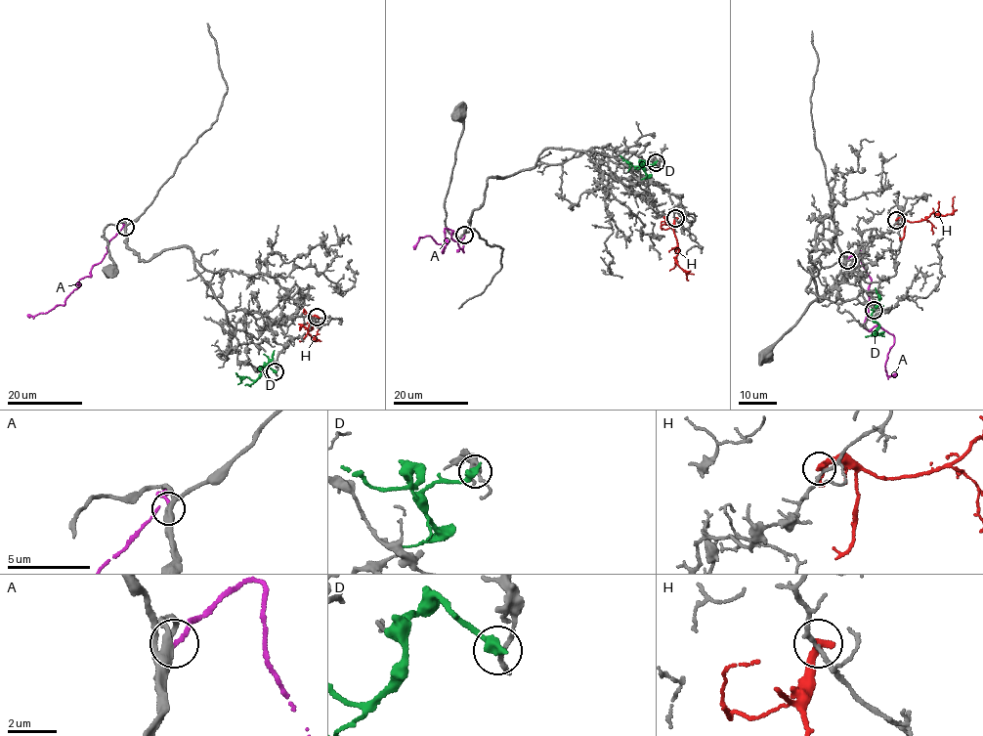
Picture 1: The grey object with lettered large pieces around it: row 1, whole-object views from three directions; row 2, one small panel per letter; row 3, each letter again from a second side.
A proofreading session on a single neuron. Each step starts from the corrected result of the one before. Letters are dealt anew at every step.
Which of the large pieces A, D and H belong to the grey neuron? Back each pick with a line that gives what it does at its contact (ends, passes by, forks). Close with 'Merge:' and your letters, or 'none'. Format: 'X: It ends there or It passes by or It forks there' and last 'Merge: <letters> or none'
Merge: none

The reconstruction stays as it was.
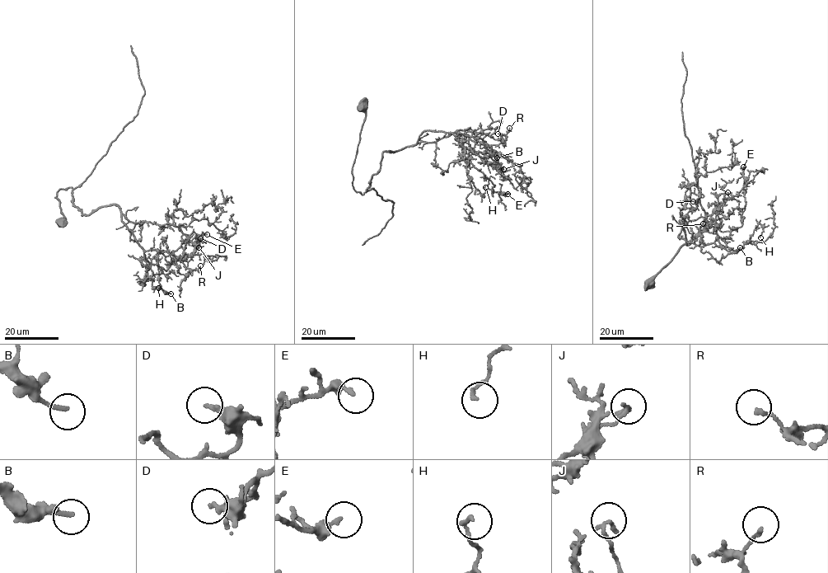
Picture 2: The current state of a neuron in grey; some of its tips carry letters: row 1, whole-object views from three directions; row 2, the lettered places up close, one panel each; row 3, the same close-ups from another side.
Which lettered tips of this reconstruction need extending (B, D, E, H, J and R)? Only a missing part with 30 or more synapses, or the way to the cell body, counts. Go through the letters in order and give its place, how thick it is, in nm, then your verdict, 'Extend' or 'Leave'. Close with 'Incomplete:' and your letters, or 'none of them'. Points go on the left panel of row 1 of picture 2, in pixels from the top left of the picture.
B: Place: (170, 293). Thickness 160 nm. Leave
D: Place: (200, 238). Thickness 200 nm. Leave
E: Place: (207, 234). Thickness 280 nm. Leave
H: Place: (158, 288). Thickness 160 nm. Leave
J: Place: (198, 247). Thickness 180 nm. Leave
R: Place: (200, 265). Thickness 140 nm. Leave
Incomplete: none of them

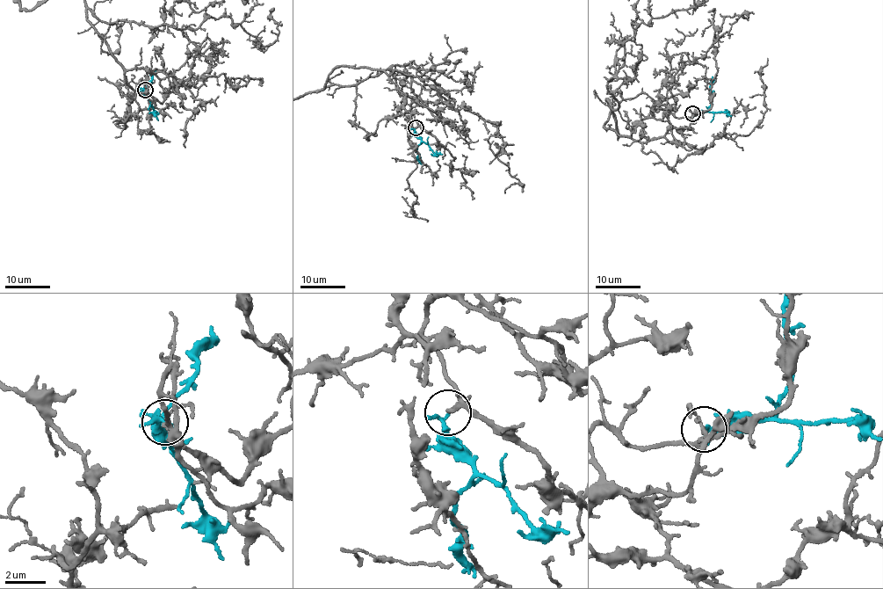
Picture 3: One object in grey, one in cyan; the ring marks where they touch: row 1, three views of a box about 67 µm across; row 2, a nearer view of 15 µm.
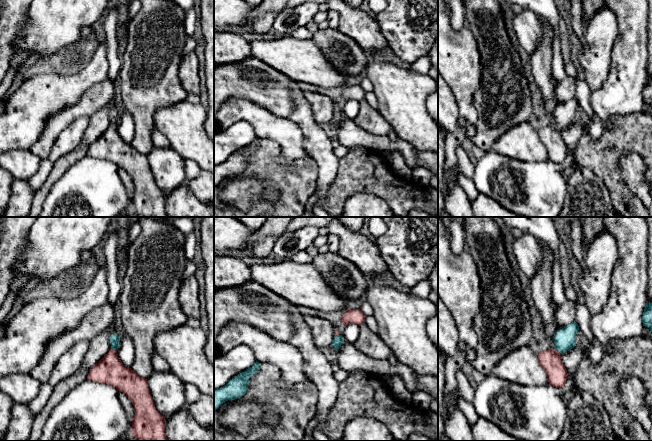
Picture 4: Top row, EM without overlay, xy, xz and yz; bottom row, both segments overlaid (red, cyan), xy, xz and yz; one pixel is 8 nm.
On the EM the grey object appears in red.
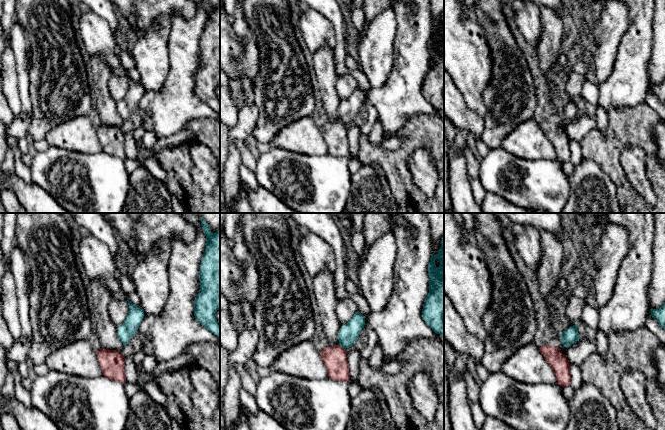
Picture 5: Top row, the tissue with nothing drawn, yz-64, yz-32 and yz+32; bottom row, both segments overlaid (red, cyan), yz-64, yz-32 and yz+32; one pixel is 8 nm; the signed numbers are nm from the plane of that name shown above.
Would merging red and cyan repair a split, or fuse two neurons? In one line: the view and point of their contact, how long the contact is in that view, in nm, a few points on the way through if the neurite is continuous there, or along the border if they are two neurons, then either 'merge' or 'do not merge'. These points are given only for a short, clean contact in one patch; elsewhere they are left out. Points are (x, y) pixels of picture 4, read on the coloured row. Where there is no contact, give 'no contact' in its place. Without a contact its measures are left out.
yz (558, 351) | 80 nm | across yz (551, 361), (558, 351), (564, 340) | merge

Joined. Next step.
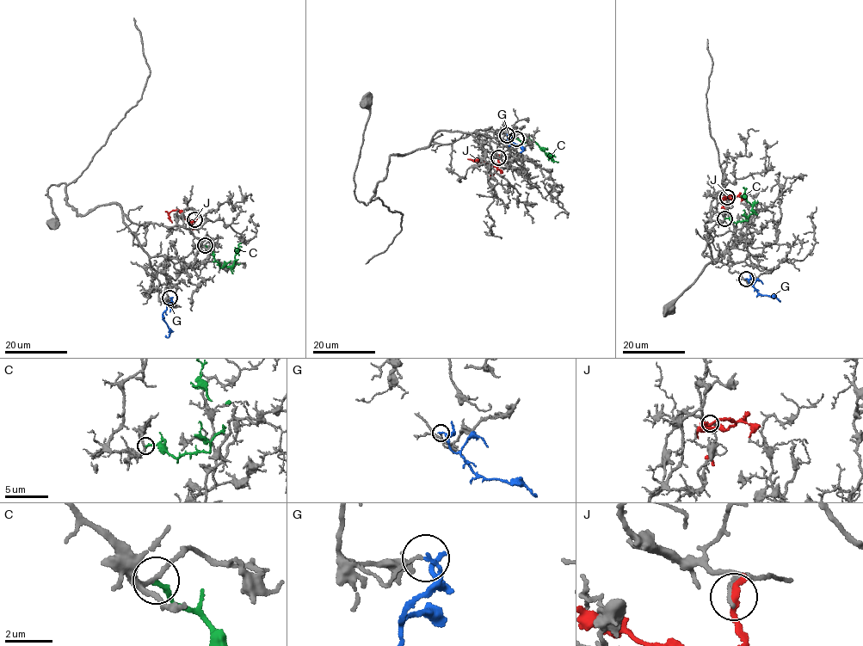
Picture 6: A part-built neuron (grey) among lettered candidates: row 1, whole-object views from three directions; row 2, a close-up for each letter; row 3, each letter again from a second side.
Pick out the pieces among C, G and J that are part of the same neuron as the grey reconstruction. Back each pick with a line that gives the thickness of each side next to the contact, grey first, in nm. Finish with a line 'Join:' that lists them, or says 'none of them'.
C: 150/190 nm
Join: C

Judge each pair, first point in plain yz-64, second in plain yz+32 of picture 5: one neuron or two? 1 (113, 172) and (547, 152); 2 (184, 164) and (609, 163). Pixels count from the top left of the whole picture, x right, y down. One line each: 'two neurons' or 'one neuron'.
1: two neurons
2: one neuron

